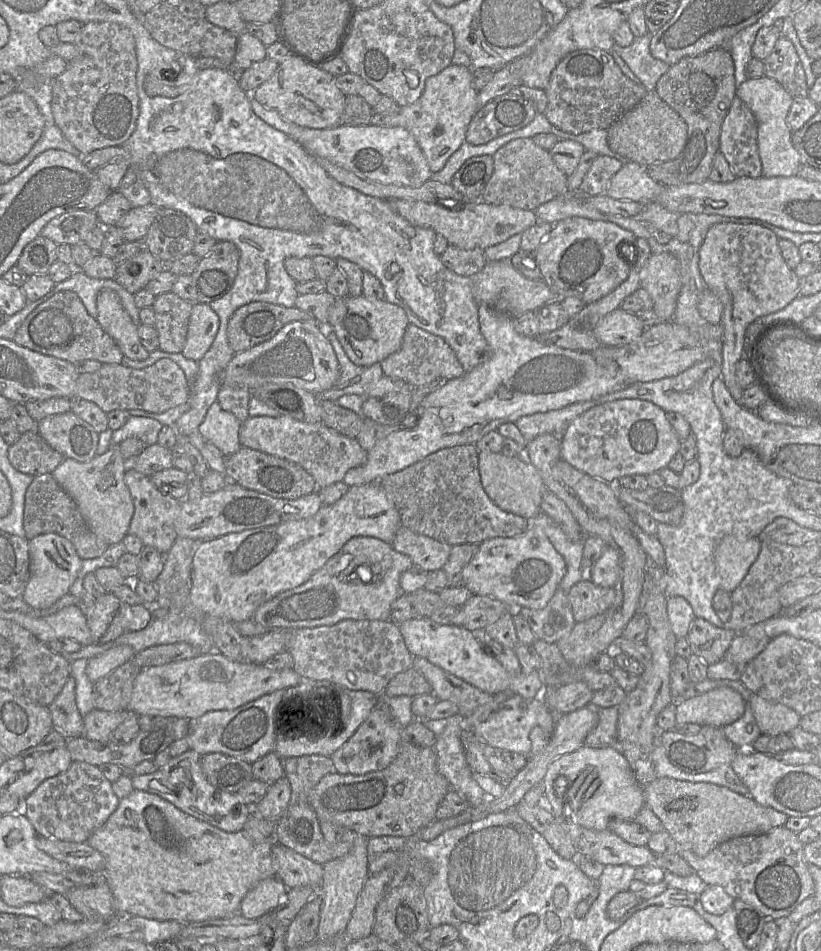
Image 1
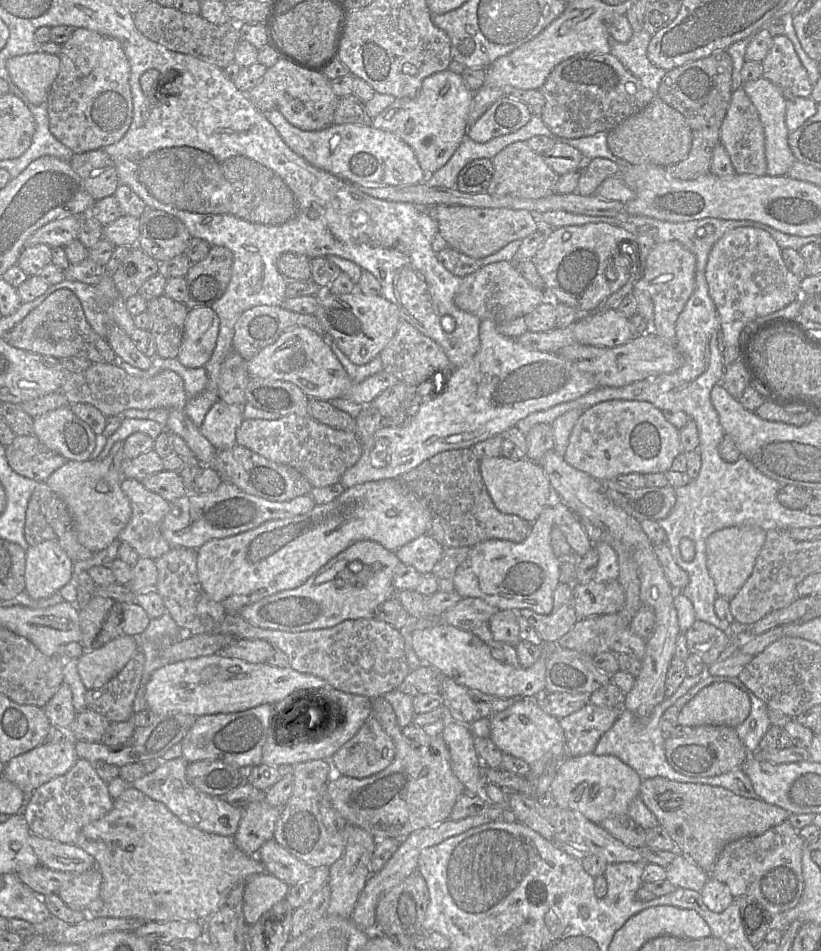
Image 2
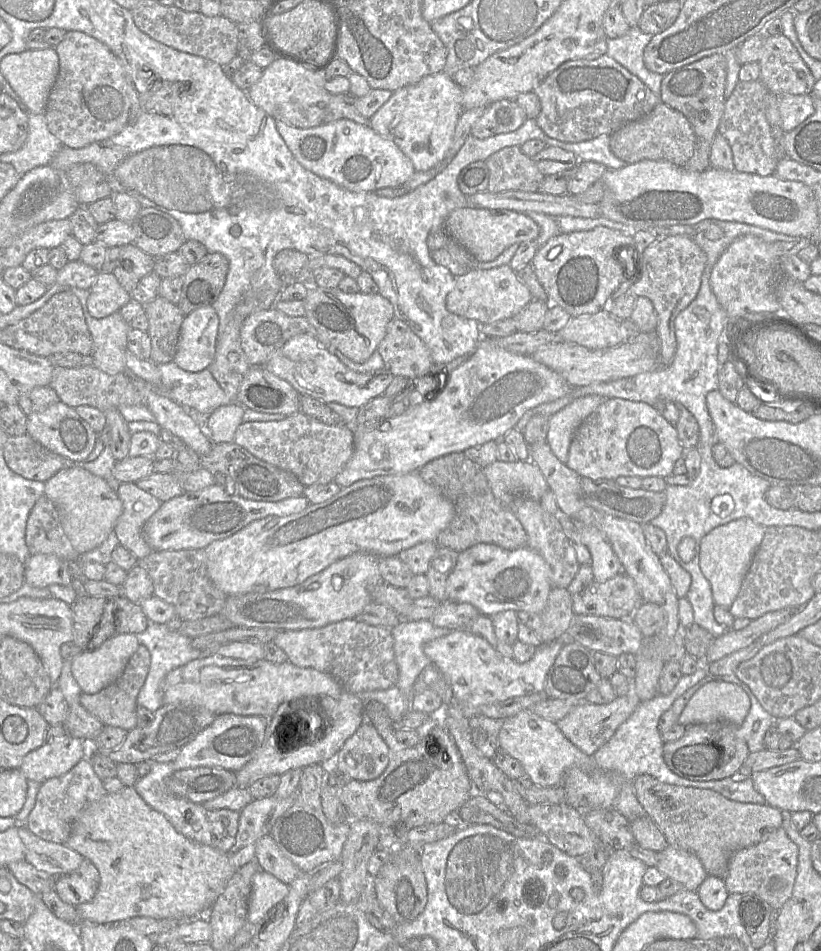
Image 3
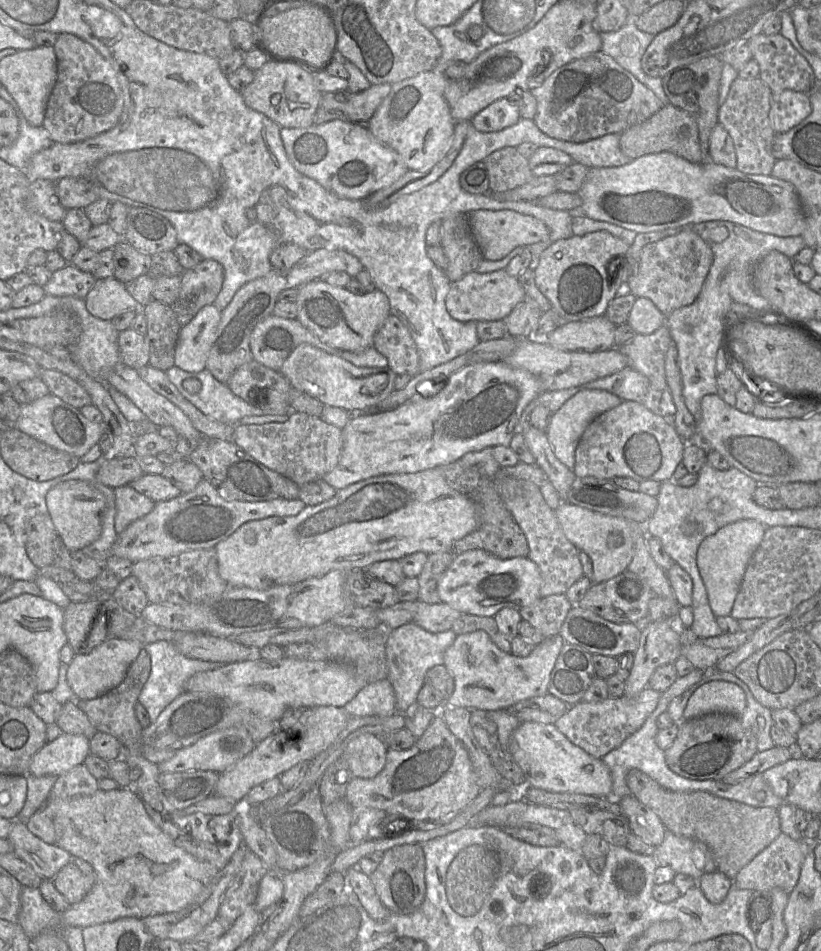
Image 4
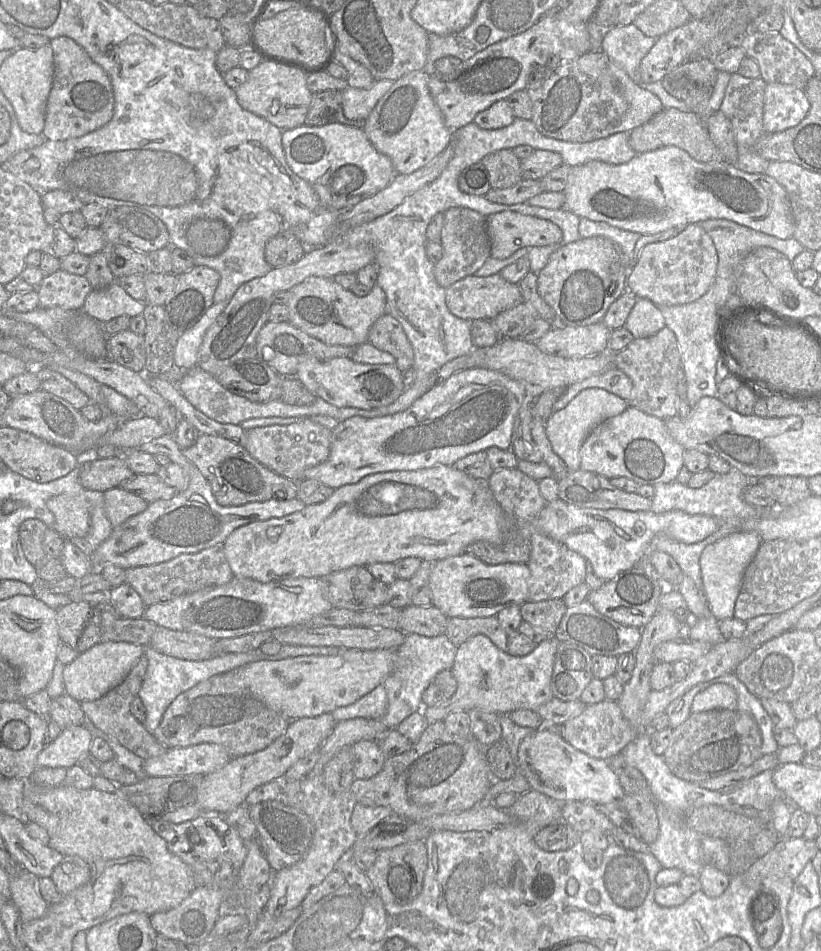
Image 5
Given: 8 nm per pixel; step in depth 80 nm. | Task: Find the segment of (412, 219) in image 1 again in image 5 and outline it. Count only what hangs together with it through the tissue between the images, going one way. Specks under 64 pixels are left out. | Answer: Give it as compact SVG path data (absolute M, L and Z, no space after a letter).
M503 211L486 217L491 243L490 257L506 259L525 247L541 247L559 243L561 229L554 223L518 212Z

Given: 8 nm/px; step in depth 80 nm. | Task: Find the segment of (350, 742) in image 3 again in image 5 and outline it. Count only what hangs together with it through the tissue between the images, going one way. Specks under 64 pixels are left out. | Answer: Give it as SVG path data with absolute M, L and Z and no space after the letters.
M360 740L352 745L354 778L370 779L383 768L386 757L374 740Z

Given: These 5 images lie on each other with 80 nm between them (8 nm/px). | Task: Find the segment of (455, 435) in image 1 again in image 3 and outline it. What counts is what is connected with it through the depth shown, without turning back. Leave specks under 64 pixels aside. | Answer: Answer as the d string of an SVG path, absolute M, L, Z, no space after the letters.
M481 337L469 358L447 376L445 387L436 395L409 407L404 413L383 420L375 428L354 428L352 457L334 482L345 488L353 483L383 475L404 475L418 472L428 462L441 456L464 452L488 441L500 441L513 428L522 415L543 403L566 396L573 387L556 371L536 361L531 355L508 352L489 338Z

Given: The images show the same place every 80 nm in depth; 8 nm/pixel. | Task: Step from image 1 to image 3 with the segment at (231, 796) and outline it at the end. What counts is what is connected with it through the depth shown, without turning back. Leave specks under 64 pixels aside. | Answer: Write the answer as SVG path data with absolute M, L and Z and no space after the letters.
M151 761L149 773L139 778L133 786L141 798L151 808L162 813L177 832L193 842L228 853L235 844L240 812L229 809L211 811L205 809L202 804L174 796L167 789L165 779L175 771L173 762L158 763Z

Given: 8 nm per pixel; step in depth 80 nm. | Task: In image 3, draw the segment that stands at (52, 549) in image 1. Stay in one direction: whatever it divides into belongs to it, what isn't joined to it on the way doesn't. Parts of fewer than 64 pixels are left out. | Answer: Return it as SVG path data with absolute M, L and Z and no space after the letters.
M30 554L25 562L25 582L41 588L51 584L72 587L66 562L51 554Z

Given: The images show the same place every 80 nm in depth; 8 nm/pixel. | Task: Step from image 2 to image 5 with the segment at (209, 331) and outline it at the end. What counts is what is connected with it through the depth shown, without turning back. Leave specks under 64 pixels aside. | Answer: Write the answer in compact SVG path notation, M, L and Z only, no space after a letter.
M229 301L213 303L201 319L179 338L174 351L174 364L182 369L197 367L198 351L207 329L222 313Z

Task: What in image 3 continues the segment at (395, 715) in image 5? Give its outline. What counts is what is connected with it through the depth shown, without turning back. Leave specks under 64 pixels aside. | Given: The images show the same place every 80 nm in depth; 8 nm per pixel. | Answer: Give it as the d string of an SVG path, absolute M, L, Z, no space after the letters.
M430 620L404 621L391 628L394 654L398 666L396 686L407 697L413 694L413 686L420 672L431 664L423 651L424 645L447 635L451 630L436 627Z

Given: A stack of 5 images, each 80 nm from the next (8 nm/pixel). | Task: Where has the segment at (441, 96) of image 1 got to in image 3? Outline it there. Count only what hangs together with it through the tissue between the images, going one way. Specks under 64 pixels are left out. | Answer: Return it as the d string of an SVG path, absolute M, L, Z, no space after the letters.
M441 71L424 76L413 85L392 92L389 100L370 118L369 125L394 142L411 160L415 171L428 171L440 163L449 150L462 106L463 88Z

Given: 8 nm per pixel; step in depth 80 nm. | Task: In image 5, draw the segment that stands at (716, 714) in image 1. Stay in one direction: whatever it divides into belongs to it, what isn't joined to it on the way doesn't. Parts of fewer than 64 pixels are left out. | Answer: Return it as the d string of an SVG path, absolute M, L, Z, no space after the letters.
M723 683L712 684L694 697L691 705L692 713L713 709L737 709L737 694L731 686Z

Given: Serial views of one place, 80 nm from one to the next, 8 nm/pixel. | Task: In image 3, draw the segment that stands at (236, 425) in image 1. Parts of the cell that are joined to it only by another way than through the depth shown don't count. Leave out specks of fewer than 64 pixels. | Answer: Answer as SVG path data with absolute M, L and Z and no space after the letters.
M239 403L220 406L204 418L204 429L213 444L233 442L237 427L243 422L245 408Z

